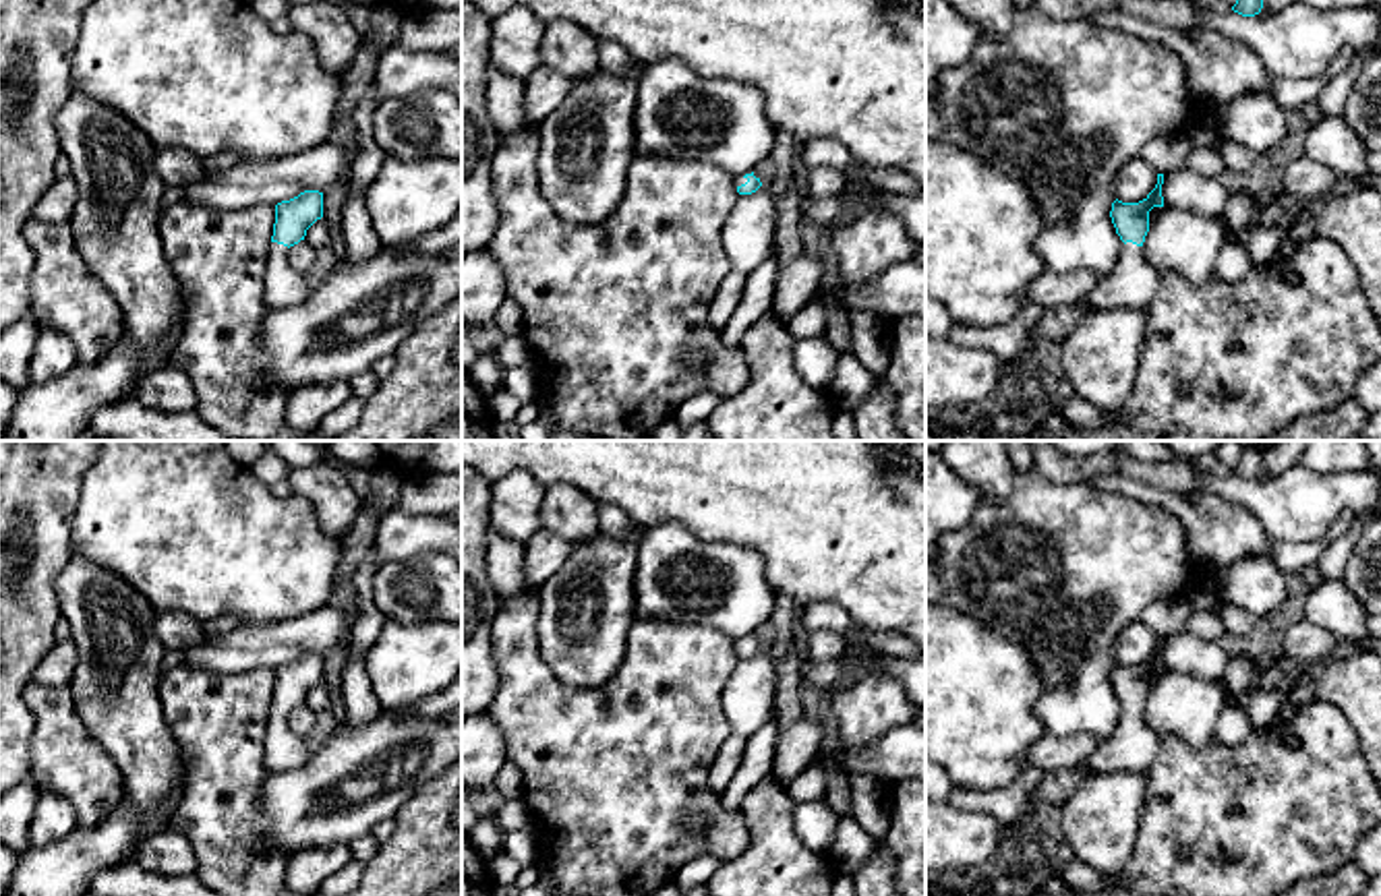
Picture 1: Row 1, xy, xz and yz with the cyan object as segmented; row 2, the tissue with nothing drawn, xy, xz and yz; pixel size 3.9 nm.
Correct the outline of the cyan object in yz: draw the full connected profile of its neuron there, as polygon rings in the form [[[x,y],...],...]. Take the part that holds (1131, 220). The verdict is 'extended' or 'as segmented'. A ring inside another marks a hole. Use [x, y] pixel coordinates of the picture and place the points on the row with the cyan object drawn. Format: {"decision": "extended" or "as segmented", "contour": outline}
{"decision": "extended", "contour": [[[1157,174],[1155,188],[1139,203],[1112,203],[1112,223],[1124,242],[1116,269],[1101,277],[1095,288],[1081,300],[1091,312],[1116,308],[1145,310],[1155,298],[1159,271],[1147,265],[1143,242],[1149,232],[1149,211],[1164,207],[1164,174]]]}

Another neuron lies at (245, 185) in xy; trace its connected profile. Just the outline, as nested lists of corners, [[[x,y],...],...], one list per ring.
[[[325,141],[273,161],[240,161],[230,170],[213,172],[184,186],[184,195],[188,201],[213,209],[244,209],[259,203],[277,205],[304,190],[323,192],[352,166],[356,153],[358,145],[348,151],[344,145]]]

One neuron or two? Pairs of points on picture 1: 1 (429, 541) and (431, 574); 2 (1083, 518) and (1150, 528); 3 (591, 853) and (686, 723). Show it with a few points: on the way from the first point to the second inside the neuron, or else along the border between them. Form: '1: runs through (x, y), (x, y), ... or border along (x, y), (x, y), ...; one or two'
1: border along (439, 551), (388, 559), (382, 565); two
2: runs through (1100, 528), (1133, 528); one
3: runs through (611, 820), (611, 797), (653, 756); one

